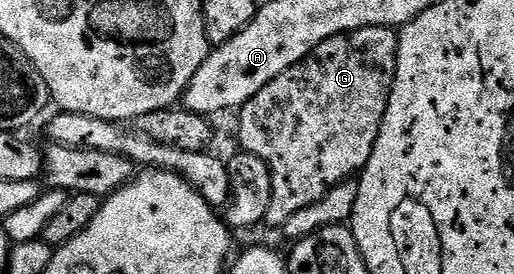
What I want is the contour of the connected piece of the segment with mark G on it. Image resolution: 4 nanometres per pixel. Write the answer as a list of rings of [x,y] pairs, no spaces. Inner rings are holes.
[[[391,27],[354,29],[350,33],[330,37],[330,41],[322,41],[322,45],[318,45],[318,49],[314,49],[309,55],[302,57],[302,61],[298,61],[298,65],[290,65],[290,69],[286,69],[286,73],[278,73],[278,77],[274,77],[274,81],[270,81],[270,85],[258,89],[258,93],[254,93],[254,97],[250,97],[250,101],[246,101],[244,106],[239,108],[240,120],[236,123],[236,139],[240,142],[239,150],[250,153],[254,157],[262,157],[262,161],[266,161],[266,165],[272,171],[270,209],[266,209],[264,218],[264,223],[267,226],[282,229],[286,225],[286,221],[290,221],[290,217],[294,217],[294,213],[298,213],[298,209],[306,209],[306,205],[314,205],[314,201],[322,201],[322,197],[326,197],[326,193],[330,193],[330,189],[334,189],[334,185],[359,176],[363,171],[366,161],[370,161],[370,153],[374,153],[374,141],[378,141],[378,133],[382,129],[382,121],[386,117],[386,109],[390,105],[390,93],[394,89],[394,77],[398,69],[399,44],[400,36]]]

